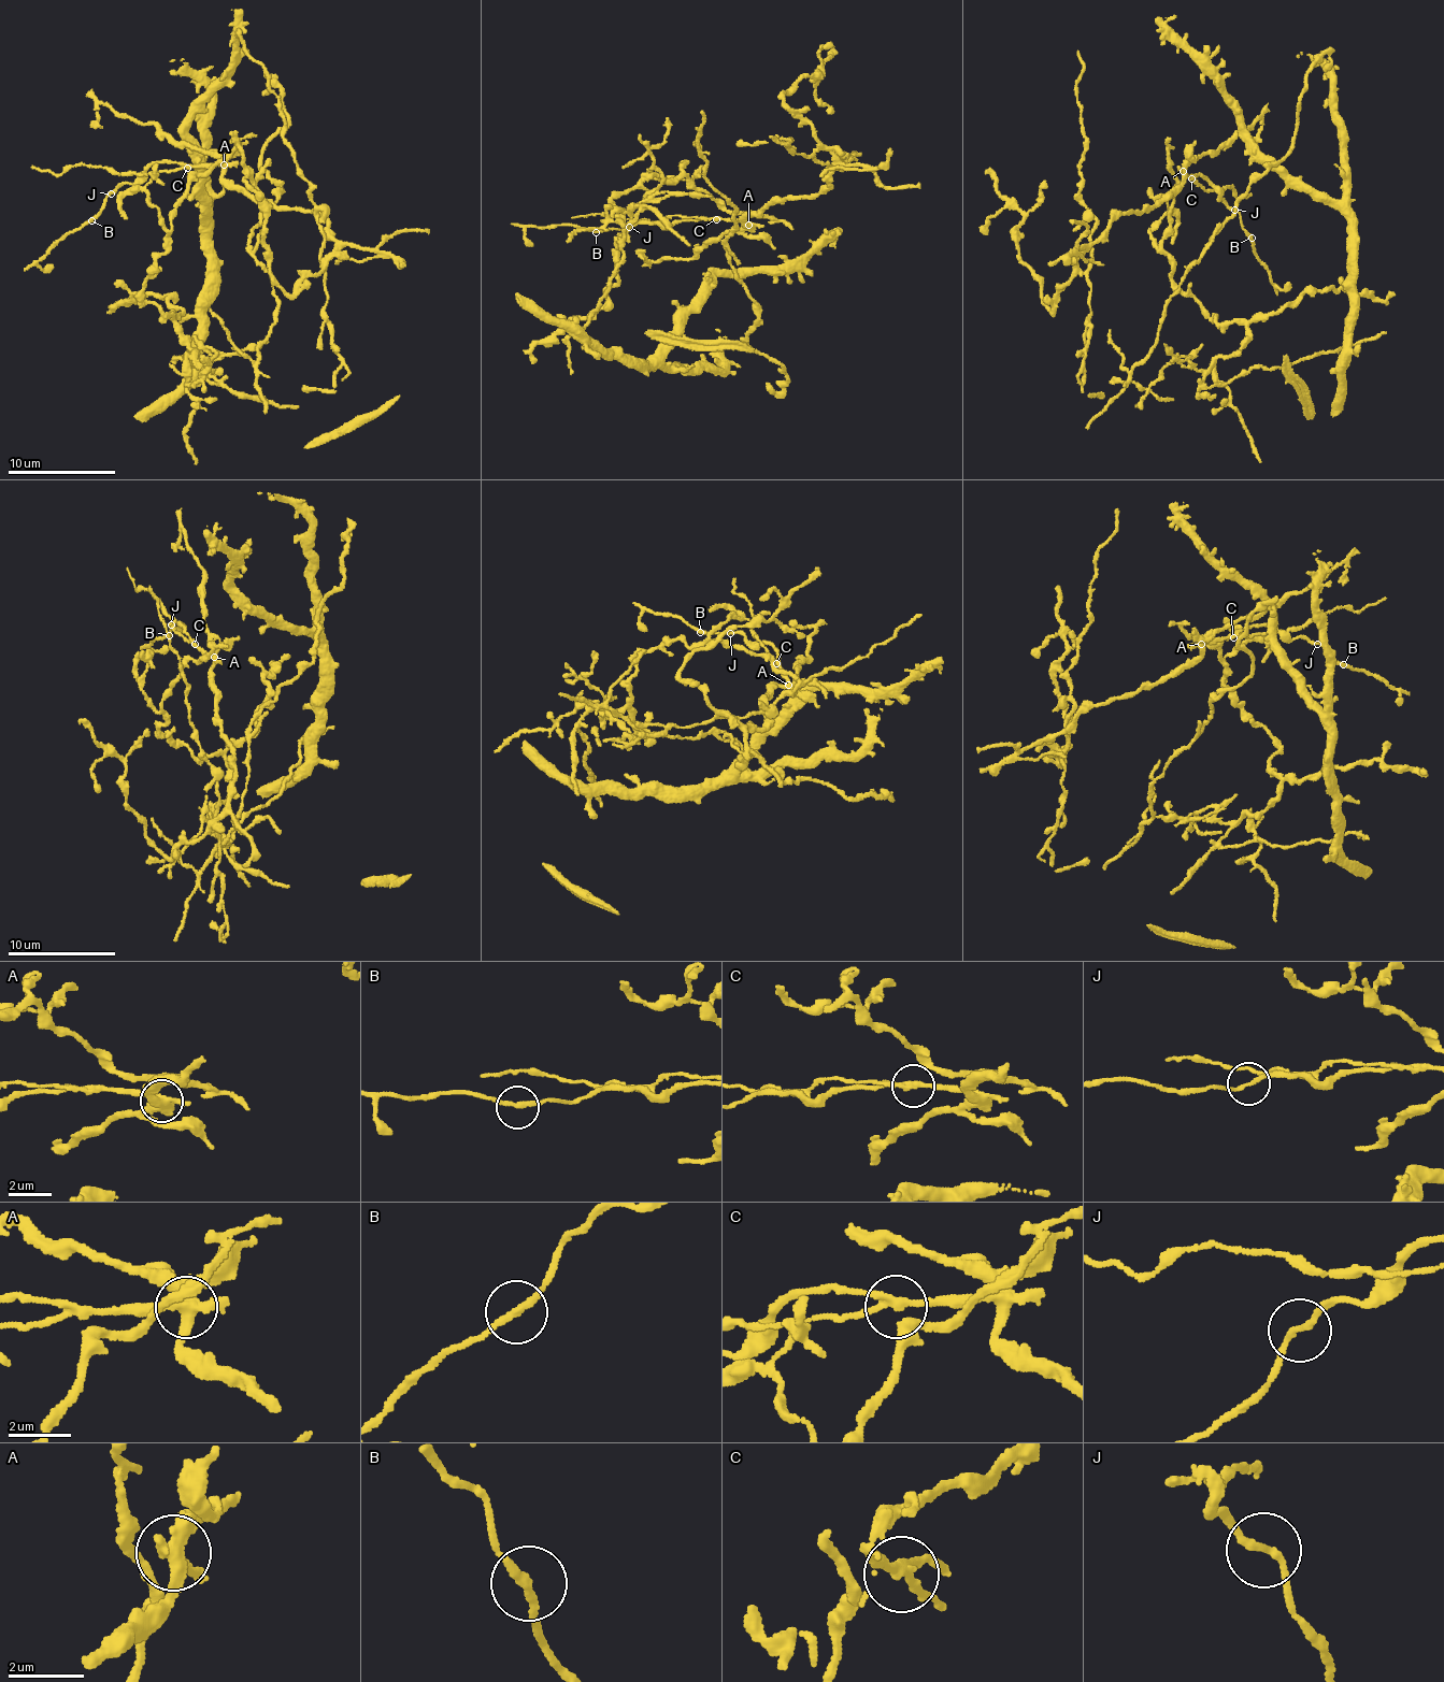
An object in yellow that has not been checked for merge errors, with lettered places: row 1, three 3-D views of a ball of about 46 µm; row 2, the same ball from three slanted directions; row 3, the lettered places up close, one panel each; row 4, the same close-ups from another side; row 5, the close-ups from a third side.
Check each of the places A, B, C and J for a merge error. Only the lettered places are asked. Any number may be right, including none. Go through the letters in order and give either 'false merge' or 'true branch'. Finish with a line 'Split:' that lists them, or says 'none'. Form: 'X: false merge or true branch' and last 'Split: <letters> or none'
A: false merge
B: true branch
C: false merge
J: true branch
Split: A, C

